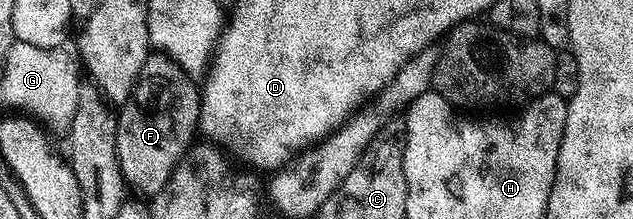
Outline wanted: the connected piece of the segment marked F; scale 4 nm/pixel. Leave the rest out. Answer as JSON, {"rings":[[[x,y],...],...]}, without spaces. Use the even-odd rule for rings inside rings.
{"rings":[[[150,55],[146,63],[142,63],[142,71],[138,75],[132,95],[124,102],[118,113],[116,123],[116,158],[120,164],[120,174],[124,177],[125,186],[136,193],[141,193],[145,199],[155,197],[170,179],[178,164],[188,152],[197,136],[200,123],[201,90],[196,90],[193,78],[181,65],[169,60],[163,55]]]}

